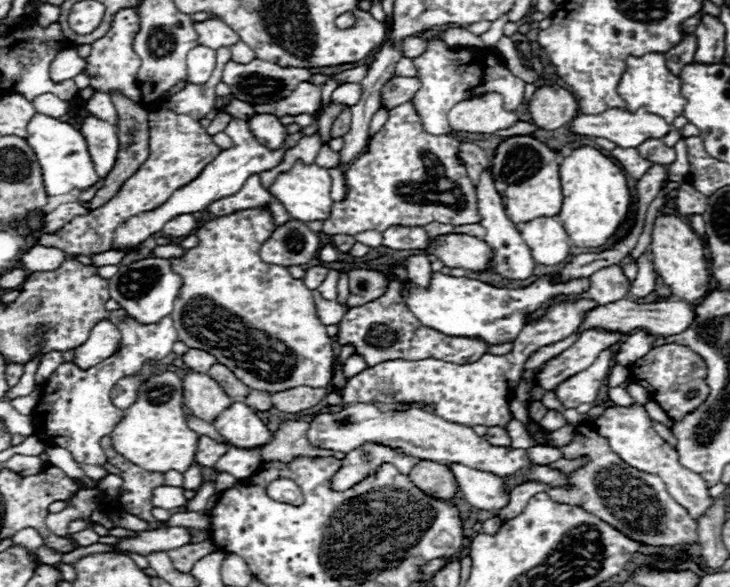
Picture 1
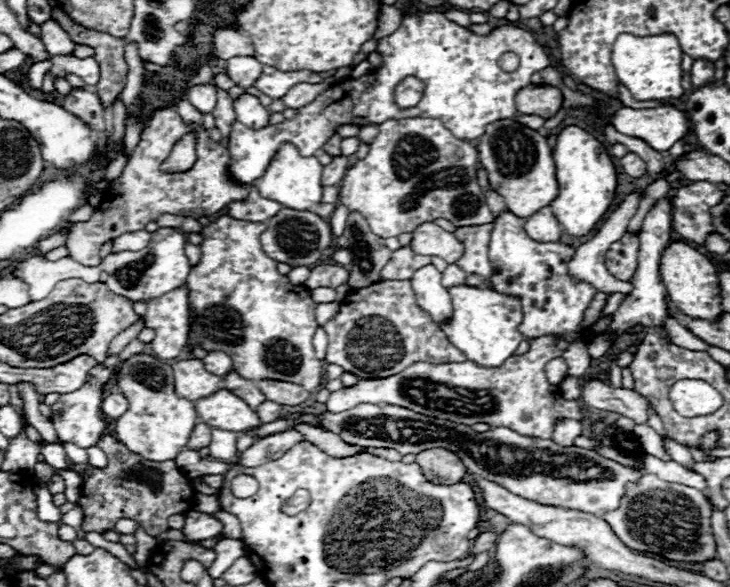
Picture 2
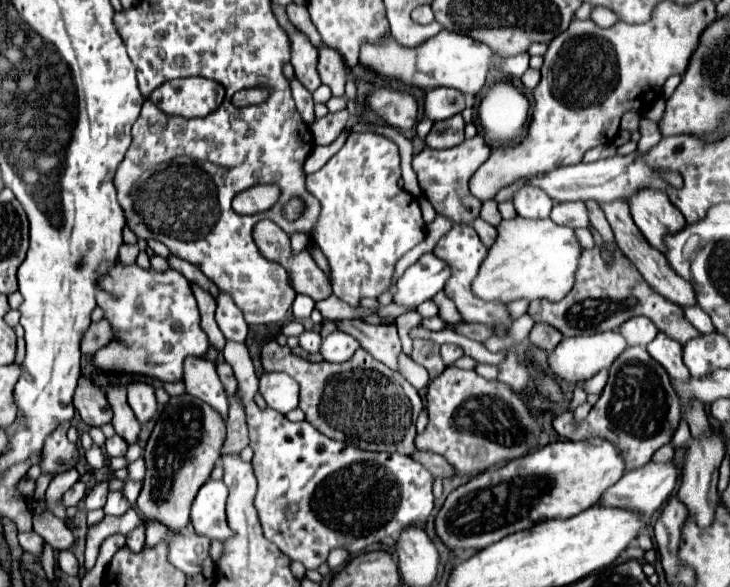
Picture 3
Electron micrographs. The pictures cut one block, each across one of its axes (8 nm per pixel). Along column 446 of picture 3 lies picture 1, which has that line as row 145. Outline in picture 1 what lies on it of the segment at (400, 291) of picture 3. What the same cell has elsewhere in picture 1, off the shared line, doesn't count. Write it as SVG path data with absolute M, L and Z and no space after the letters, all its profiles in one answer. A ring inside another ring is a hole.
M252 114L248 118L248 124L258 142L268 148L280 148L280 142L288 134L284 124L272 114Z

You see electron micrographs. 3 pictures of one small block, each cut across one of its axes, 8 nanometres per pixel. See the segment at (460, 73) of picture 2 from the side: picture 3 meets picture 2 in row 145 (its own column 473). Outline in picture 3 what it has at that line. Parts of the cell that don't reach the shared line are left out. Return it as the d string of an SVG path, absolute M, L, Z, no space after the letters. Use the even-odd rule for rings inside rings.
M454 224L452 230L442 236L434 248L434 254L442 260L446 260L452 268L452 276L446 282L446 296L456 304L458 312L462 314L464 322L474 322L474 324L484 324L488 328L492 328L494 336L504 338L512 326L512 316L508 312L508 304L502 302L484 302L478 296L474 296L472 292L472 282L478 274L478 268L482 264L482 260L488 256L488 248L478 240L478 234L474 232L474 228L470 224Z

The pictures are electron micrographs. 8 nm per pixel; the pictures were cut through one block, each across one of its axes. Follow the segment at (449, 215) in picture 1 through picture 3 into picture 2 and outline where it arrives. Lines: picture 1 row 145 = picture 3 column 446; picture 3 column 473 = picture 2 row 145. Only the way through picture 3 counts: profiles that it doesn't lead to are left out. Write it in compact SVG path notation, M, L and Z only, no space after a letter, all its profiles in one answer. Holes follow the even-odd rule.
M386 120L366 158L348 168L340 182L340 204L360 212L380 238L414 232L420 224L446 218L454 226L480 226L494 220L476 180L478 148L452 136L440 120Z

